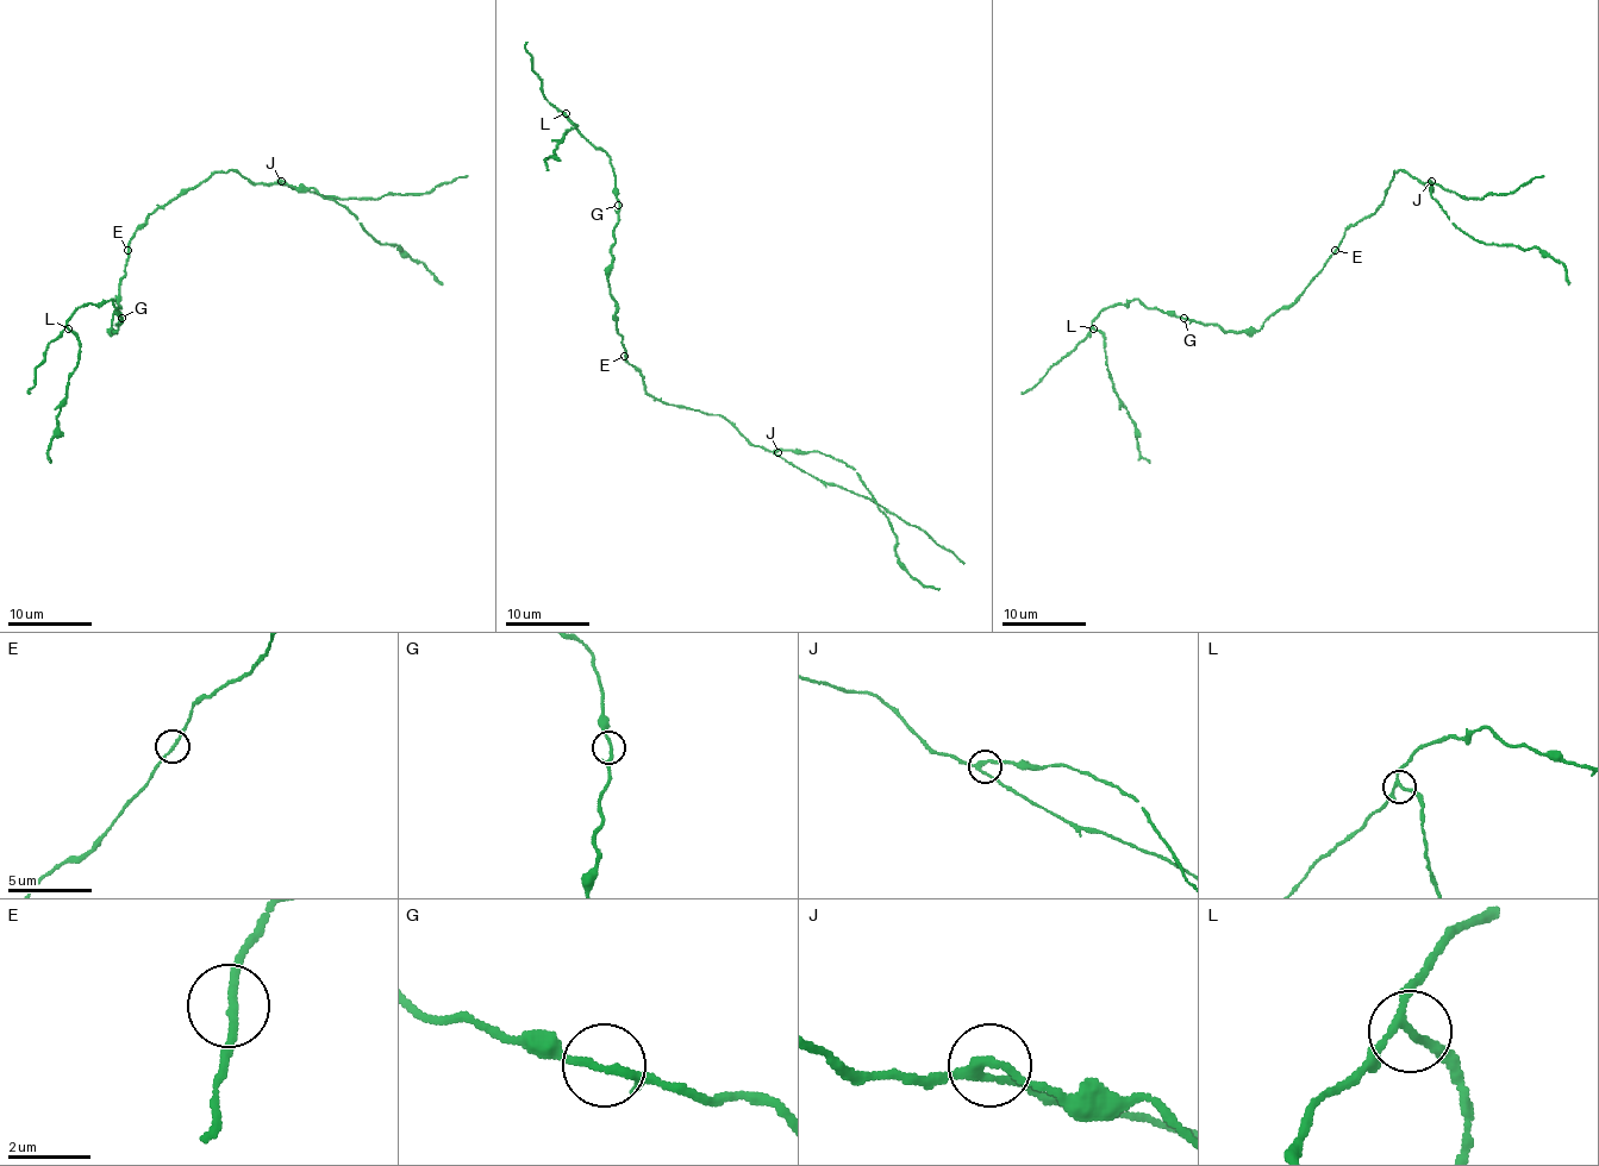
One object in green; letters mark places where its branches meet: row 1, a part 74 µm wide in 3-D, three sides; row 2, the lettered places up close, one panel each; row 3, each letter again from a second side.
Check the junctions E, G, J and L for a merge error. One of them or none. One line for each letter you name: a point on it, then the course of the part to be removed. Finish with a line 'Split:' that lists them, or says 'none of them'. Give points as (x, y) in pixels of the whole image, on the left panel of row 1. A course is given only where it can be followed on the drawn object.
L: Place: (68, 328). Course of the part to remove: (69, 328), (77, 337), (79, 351), (48, 455), (51, 463)
Split: L

